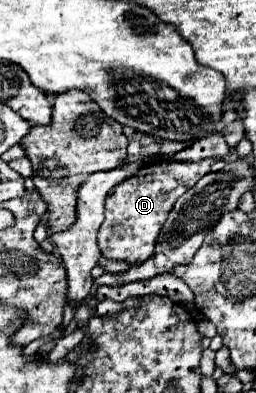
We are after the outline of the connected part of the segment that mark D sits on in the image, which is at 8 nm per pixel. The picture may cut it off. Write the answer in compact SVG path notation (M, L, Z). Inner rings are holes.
M213 158L201 162L161 160L157 164L145 164L135 176L115 186L113 194L107 196L105 222L101 224L97 236L101 254L109 260L125 260L131 266L143 264L147 258L151 258L157 234L165 224L175 200L195 186L197 180L209 172L213 162Z

